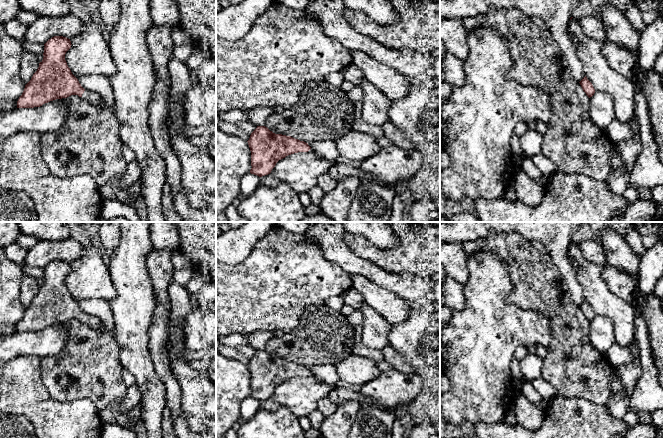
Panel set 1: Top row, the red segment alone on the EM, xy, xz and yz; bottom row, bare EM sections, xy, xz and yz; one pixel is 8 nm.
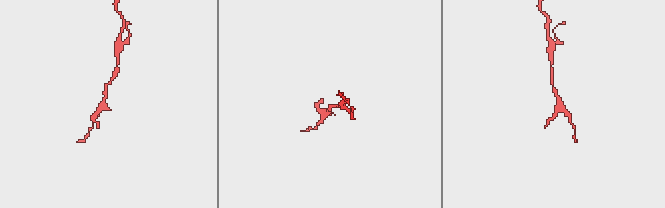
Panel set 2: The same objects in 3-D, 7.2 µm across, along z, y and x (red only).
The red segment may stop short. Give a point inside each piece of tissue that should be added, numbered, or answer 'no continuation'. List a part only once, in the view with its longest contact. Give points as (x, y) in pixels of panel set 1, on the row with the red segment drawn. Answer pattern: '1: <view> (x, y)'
1: xy (93, 97)

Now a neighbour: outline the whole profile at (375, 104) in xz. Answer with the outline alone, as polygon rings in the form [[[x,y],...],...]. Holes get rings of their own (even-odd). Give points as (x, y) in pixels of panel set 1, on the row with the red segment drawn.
[[[366,79],[359,86],[364,93],[362,100],[362,118],[368,123],[380,126],[390,121],[387,114],[390,100]]]

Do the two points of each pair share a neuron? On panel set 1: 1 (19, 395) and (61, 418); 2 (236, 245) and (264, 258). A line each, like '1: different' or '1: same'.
1: same
2: different

